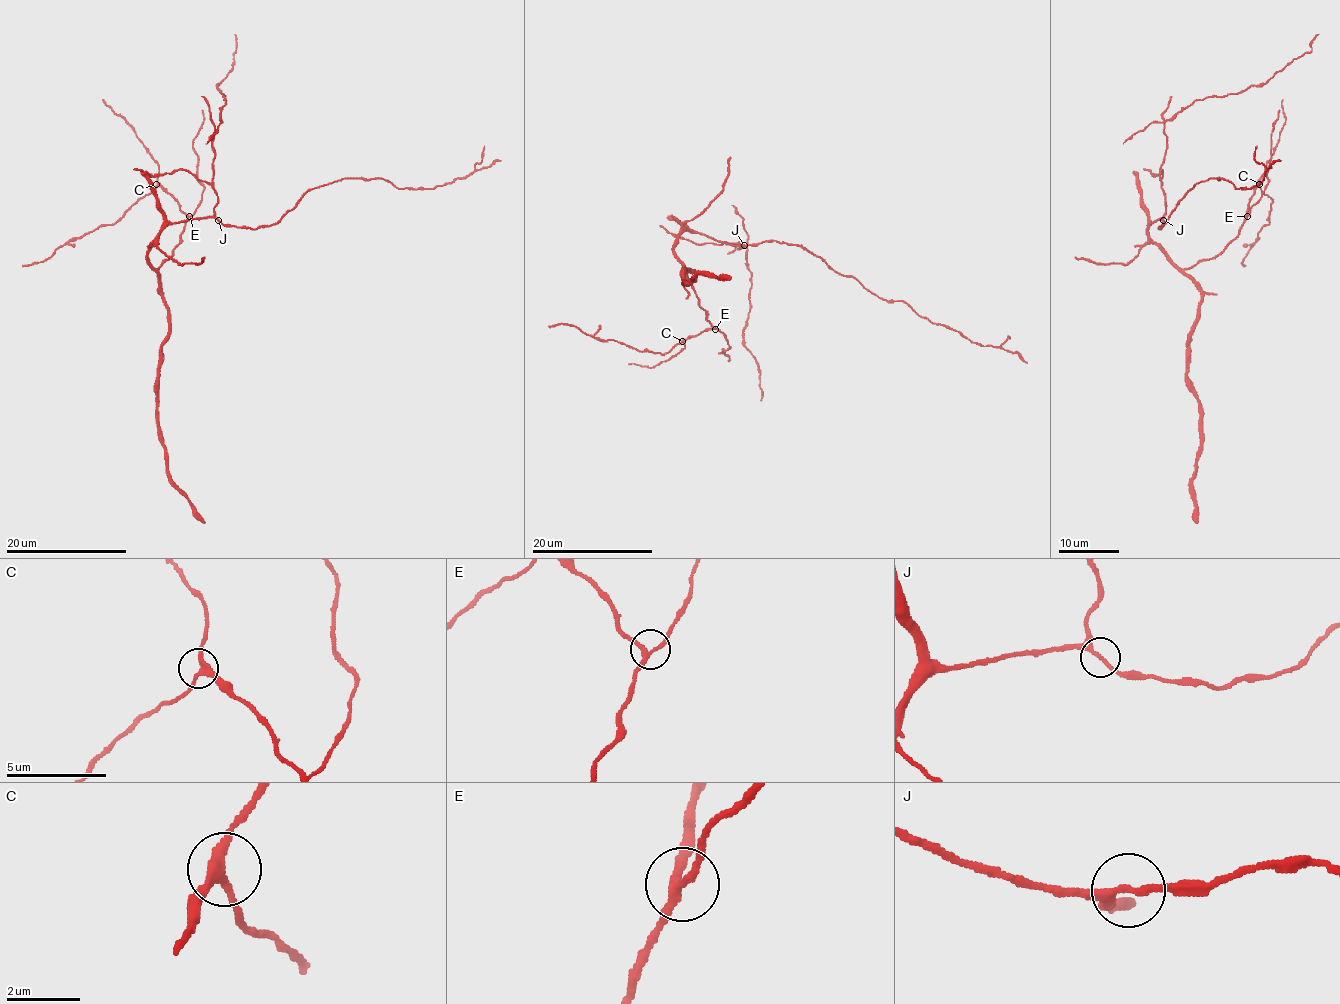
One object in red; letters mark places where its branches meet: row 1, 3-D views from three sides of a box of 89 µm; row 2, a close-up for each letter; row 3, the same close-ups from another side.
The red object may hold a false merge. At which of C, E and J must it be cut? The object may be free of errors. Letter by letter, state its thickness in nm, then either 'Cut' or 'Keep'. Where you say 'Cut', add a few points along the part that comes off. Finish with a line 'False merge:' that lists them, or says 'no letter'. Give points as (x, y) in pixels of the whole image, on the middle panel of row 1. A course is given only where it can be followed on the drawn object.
C: Thickness 240 nm. Keep
E: Thickness 200 nm. Keep
J: Thickness 160 nm. Keep
False merge: no letter

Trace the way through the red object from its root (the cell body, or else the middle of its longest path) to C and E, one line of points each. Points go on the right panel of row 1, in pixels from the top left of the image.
C: (1152, 223), (1147, 237), (1181, 268), (1191, 267), (1203, 259), (1215, 258), (1238, 234), (1247, 203), (1259, 184)
E: (1152, 223), (1147, 237), (1175, 264), (1187, 268), (1203, 259), (1215, 258), (1238, 234), (1247, 216)

